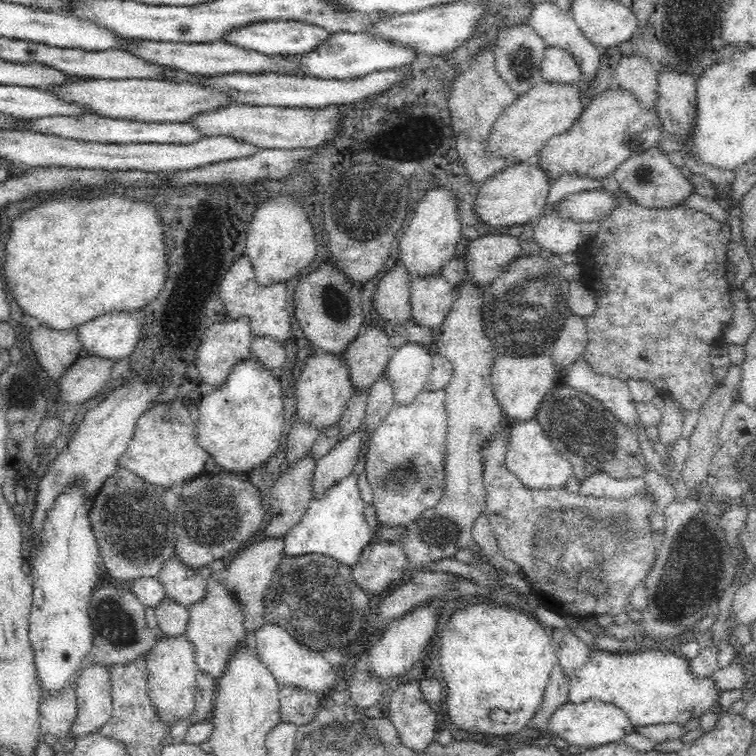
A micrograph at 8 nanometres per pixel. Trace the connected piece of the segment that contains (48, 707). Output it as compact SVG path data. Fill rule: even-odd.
M67 685L60 693L52 693L52 691L44 691L43 698L40 702L39 723L44 734L57 736L60 740L68 734L74 718L76 718L77 695L75 688Z

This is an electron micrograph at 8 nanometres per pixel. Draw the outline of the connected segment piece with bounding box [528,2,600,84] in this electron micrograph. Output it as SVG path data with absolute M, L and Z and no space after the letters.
M552 3L536 5L528 22L547 47L558 47L572 55L580 69L580 80L592 84L600 68L600 54L582 34L575 20Z

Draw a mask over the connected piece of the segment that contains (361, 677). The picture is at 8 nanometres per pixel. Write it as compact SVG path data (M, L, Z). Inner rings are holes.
M353 670L352 678L347 679L347 685L349 701L358 711L370 709L382 698L382 685L367 672Z

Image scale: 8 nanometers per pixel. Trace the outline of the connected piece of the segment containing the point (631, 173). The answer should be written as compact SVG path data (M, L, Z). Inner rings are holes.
M656 147L622 162L622 165L614 170L613 176L626 196L648 209L680 207L694 193L692 183L682 175L678 166L672 164L672 160Z

